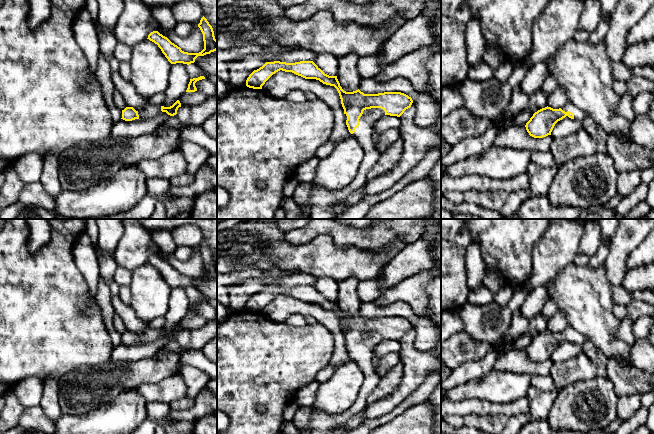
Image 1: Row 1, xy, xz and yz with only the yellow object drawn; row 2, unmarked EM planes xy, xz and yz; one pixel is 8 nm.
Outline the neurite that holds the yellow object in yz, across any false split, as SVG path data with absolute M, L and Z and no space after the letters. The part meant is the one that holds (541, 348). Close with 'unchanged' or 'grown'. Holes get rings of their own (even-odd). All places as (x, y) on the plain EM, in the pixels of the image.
M568 325L562 332L545 331L533 338L525 351L530 360L543 362L551 359L555 348L565 341L582 345L589 338Z; grown

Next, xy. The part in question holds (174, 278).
M204 240L201 242L198 251L203 258L204 265L204 273L199 277L182 275L180 271L172 267L158 255L151 256L147 263L158 269L171 288L183 287L189 289L194 287L198 280L204 280L217 274L217 264L215 263L213 252Z; unchanged

